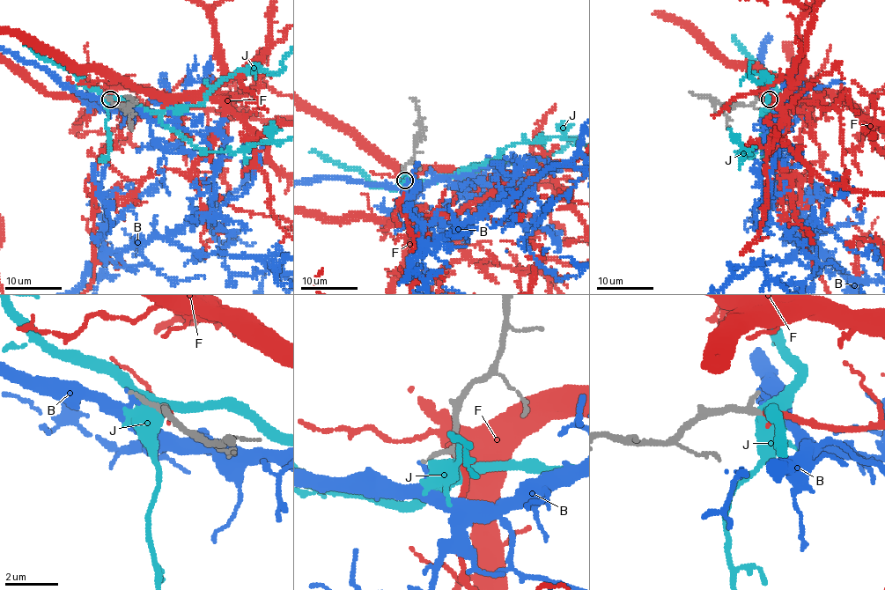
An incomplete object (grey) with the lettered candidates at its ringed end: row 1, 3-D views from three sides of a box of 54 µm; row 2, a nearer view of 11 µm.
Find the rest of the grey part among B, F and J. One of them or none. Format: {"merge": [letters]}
{"merge": ["F"]}

